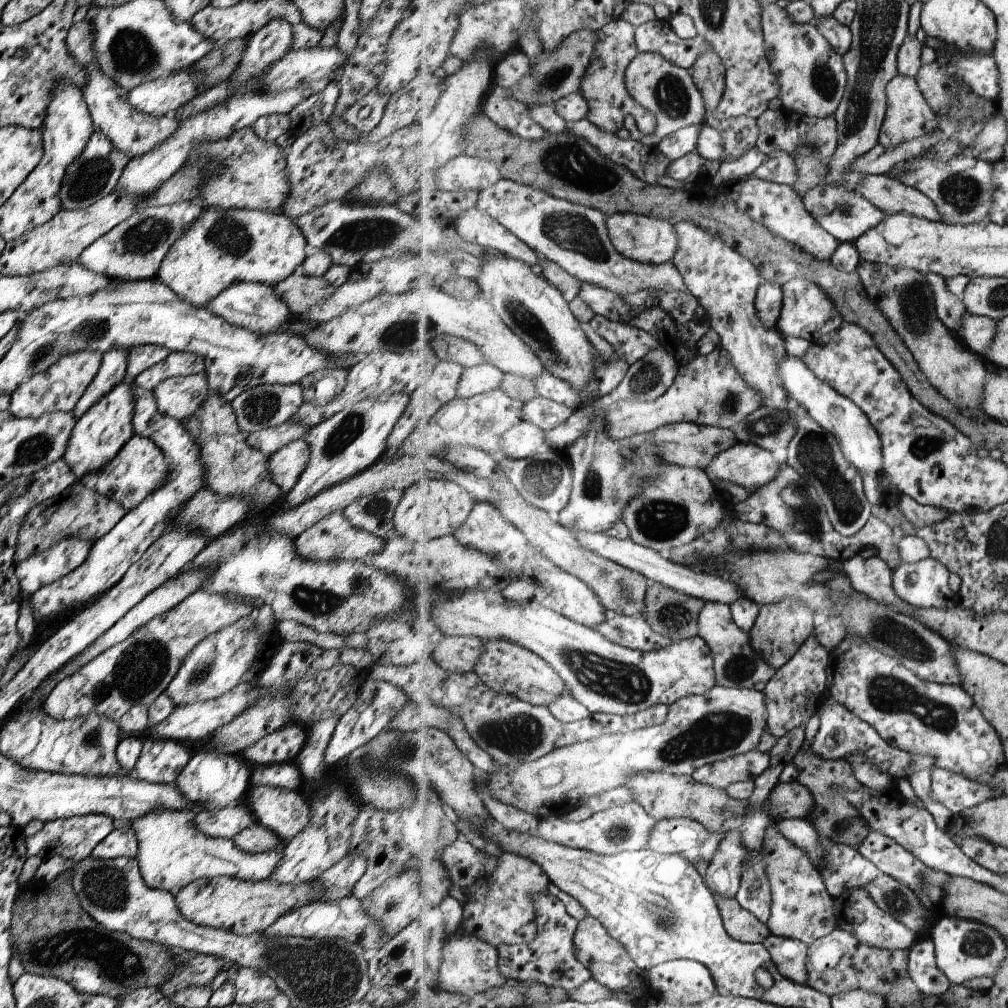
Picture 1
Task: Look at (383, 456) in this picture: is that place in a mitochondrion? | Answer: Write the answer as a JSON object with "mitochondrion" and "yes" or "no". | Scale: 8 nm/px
{"mitochondrion":"no"}

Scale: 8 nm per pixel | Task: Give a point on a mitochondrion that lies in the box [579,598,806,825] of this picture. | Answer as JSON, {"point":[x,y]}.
{"point":[719,731]}

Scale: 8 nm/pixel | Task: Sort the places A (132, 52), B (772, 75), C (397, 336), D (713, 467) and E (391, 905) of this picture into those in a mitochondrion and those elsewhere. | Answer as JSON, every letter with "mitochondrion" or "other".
{"A":"mitochondrion","B":"other","C":"mitochondrion","D":"other","E":"mitochondrion"}

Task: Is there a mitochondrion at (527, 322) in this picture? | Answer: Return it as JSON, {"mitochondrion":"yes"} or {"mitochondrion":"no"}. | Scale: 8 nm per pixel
{"mitochondrion":"yes"}

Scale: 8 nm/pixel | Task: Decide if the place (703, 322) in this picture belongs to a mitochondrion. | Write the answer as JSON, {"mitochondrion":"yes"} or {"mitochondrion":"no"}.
{"mitochondrion":"no"}

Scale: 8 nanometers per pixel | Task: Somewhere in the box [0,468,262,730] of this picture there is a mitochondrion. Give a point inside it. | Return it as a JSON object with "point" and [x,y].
{"point":[138,672]}

